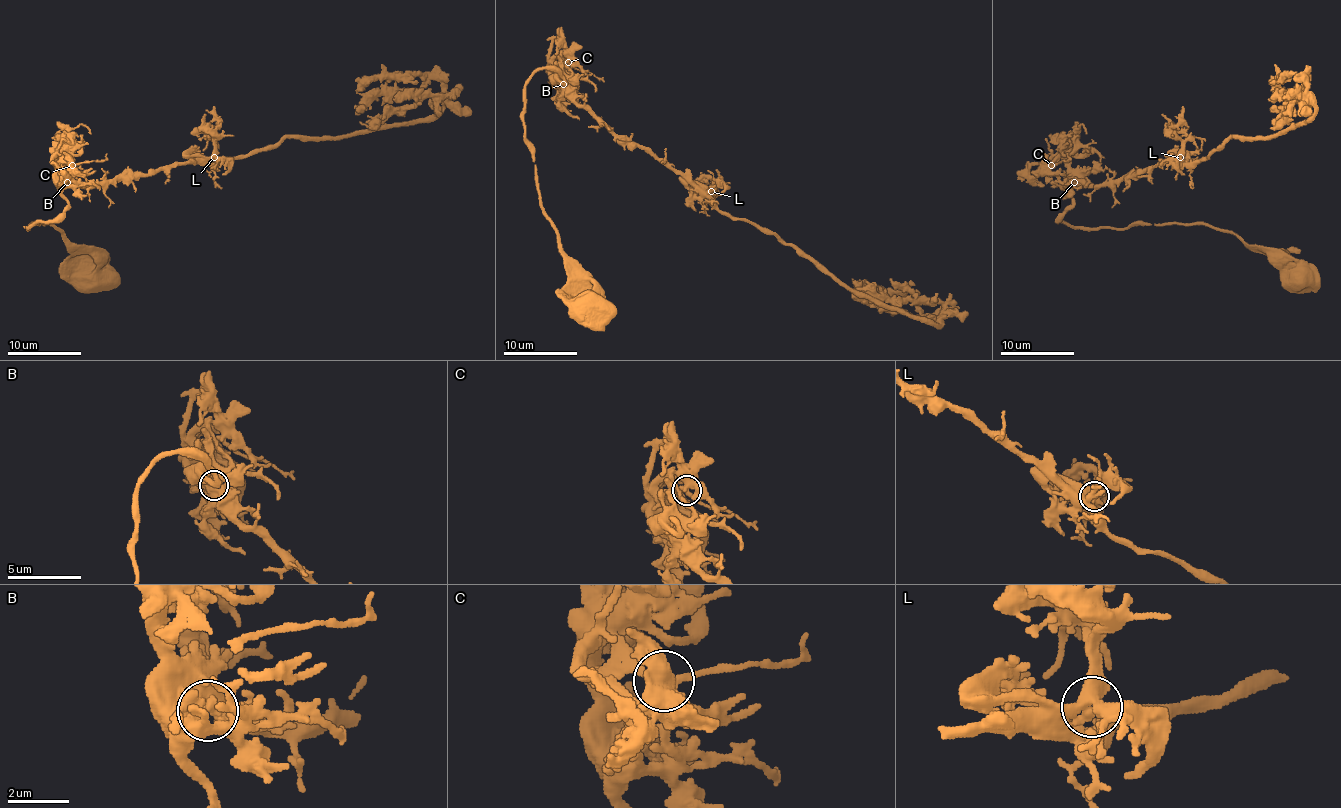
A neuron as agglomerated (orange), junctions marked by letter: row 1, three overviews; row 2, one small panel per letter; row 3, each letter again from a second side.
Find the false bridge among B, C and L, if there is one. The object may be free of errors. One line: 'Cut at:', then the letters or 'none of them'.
Cut at: none of them

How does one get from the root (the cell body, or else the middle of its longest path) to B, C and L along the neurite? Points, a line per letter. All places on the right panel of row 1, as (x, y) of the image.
B: (1299, 279), (1240, 237), (1203, 224), (1070, 227), (1058, 218), (1073, 203), (1073, 181)
C: (1299, 279), (1240, 237), (1203, 224), (1070, 227), (1058, 218), (1071, 198), (1051, 165)
L: (1299, 279), (1240, 237), (1203, 224), (1070, 227), (1058, 222), (1071, 203), (1068, 187), (1112, 185), (1180, 157)

